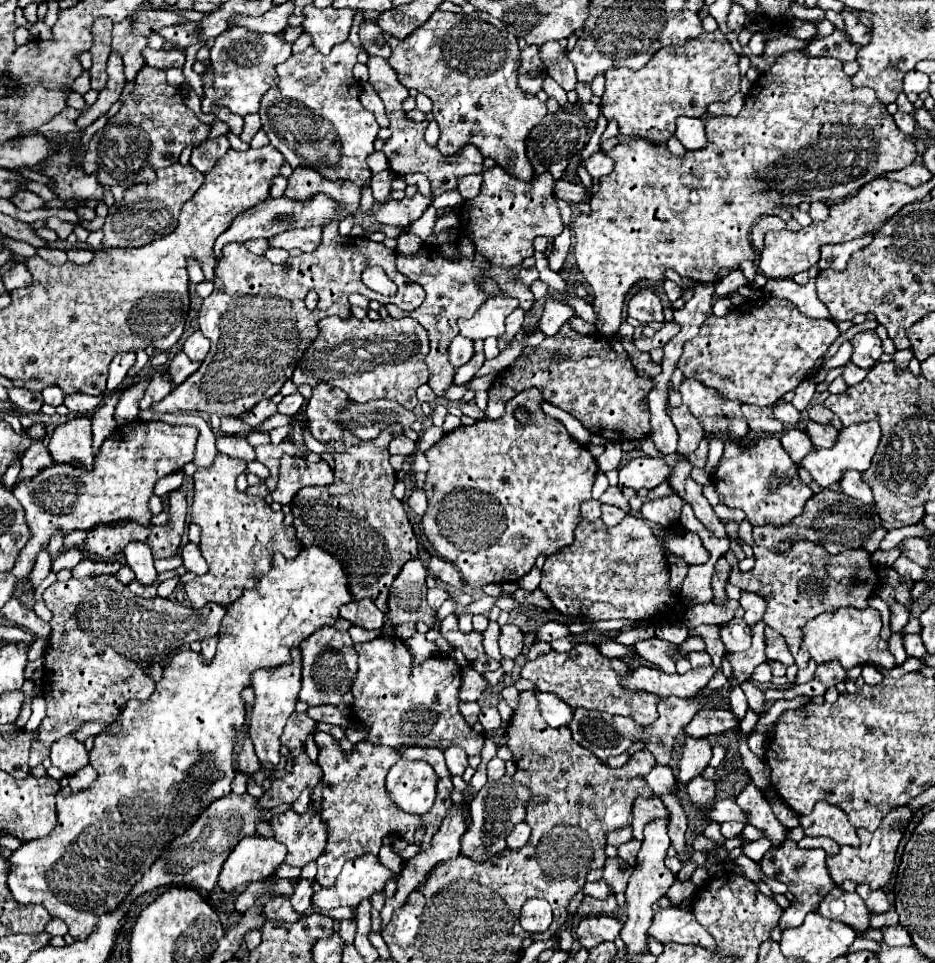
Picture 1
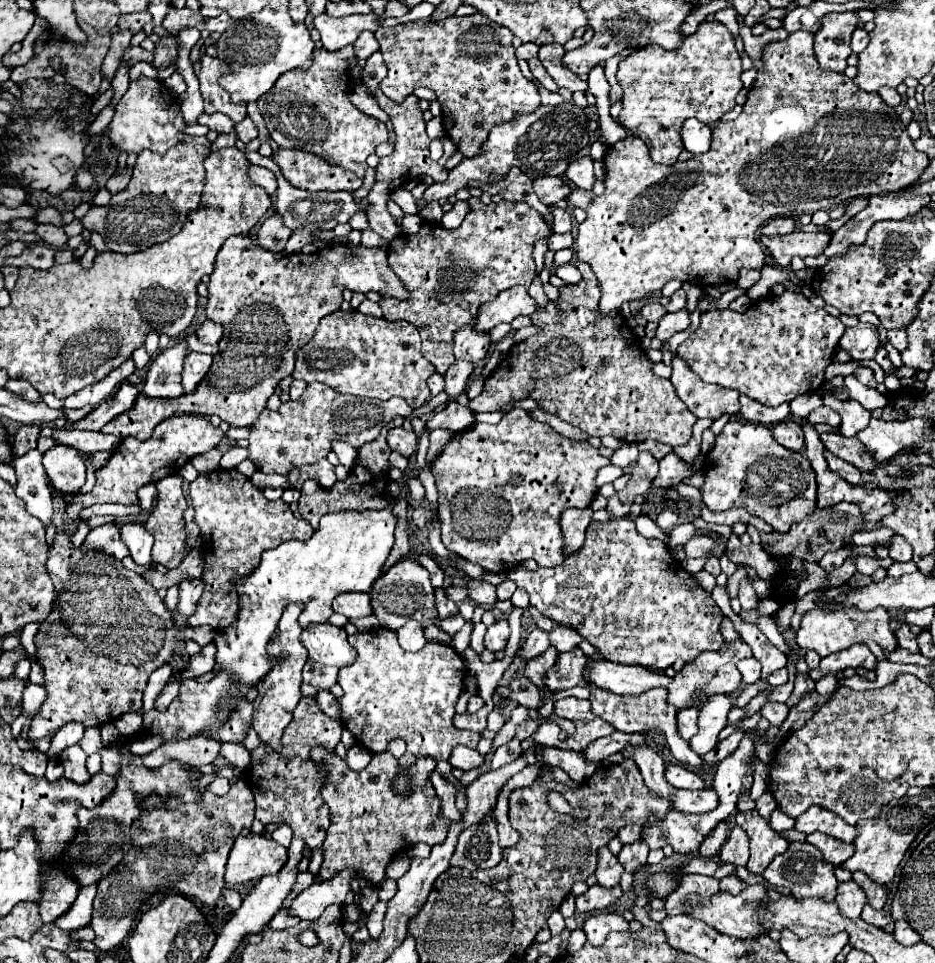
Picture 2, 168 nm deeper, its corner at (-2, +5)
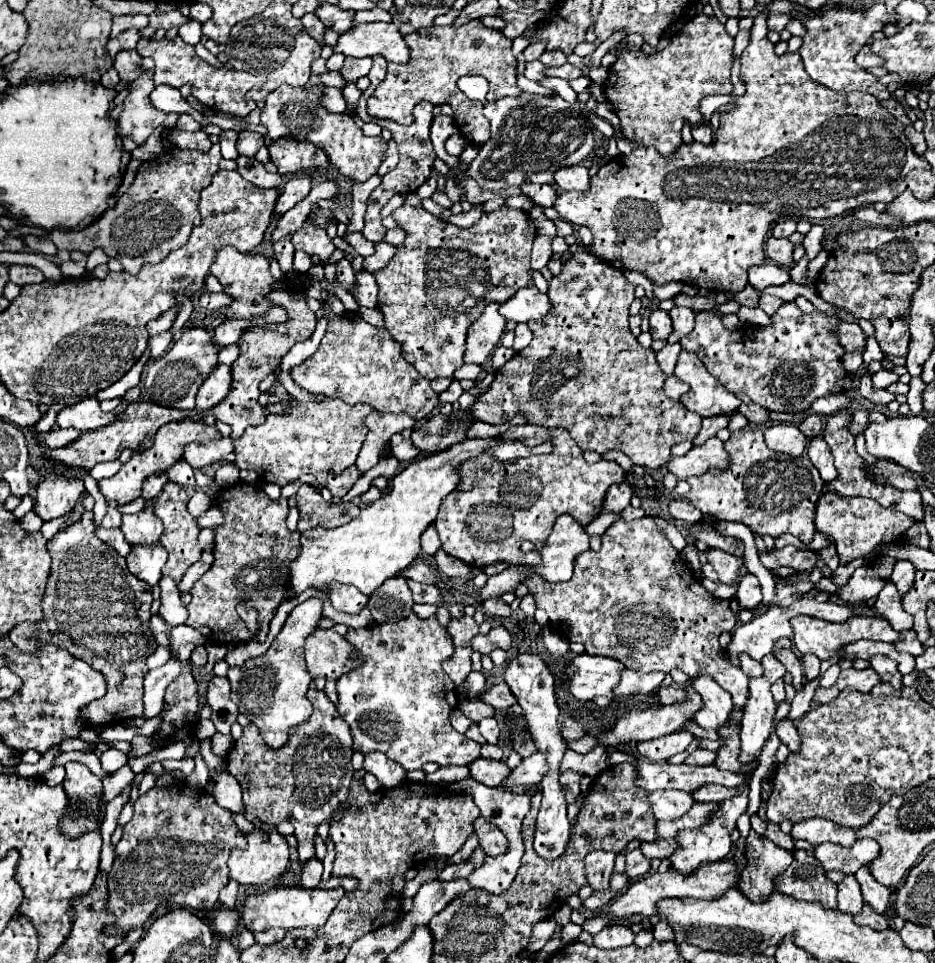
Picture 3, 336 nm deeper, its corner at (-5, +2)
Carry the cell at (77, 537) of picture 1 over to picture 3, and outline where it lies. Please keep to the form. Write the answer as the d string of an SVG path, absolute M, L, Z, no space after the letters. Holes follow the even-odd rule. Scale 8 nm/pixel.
M110 502L108 504L108 510L106 510L106 516L104 516L104 520L102 520L101 526L104 528L120 528L120 512L116 510L116 506L118 506L118 502Z

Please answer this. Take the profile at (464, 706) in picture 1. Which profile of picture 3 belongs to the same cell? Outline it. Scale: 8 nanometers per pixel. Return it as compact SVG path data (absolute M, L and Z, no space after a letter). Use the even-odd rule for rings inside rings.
M464 700L464 702L458 704L458 710L460 710L466 718L470 718L472 722L480 722L482 718L490 718L490 716L494 716L494 712L496 712L492 706L484 704L484 702L480 702L480 700Z

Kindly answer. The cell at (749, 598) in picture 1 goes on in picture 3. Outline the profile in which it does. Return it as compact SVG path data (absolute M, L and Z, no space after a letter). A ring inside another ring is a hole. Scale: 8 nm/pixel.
M746 574L740 584L738 584L738 592L736 592L736 600L740 604L740 608L746 610L754 610L760 602L762 602L762 592L760 592L760 582L756 576Z

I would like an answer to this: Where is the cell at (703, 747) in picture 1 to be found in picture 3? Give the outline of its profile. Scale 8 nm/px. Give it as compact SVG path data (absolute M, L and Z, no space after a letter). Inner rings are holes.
M698 676L692 680L692 688L700 694L702 698L702 708L694 714L694 720L702 728L718 730L722 722L728 720L728 714L732 712L732 696L716 684L710 676Z

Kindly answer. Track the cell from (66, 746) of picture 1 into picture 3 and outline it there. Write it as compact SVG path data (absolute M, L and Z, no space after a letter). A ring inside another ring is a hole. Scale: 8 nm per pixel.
M68 762L64 768L66 778L62 786L68 796L68 810L60 820L60 832L74 840L86 832L98 832L104 822L104 808L100 798L102 780L80 762Z

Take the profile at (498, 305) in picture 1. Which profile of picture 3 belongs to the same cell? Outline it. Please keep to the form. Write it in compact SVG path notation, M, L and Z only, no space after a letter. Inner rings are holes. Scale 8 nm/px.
M524 286L508 302L500 306L500 314L506 320L528 322L528 320L544 318L550 308L552 304L548 294L540 292L536 286Z

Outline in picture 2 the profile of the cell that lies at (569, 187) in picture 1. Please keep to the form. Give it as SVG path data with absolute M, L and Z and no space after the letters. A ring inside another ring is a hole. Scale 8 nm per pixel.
M549 175L537 177L533 181L533 189L535 189L539 201L547 207L551 207L553 203L565 199L571 193L571 187L561 177L549 177Z

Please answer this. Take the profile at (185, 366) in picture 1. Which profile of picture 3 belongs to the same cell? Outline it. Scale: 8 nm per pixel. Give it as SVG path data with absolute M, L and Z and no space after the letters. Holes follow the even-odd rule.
M216 366L216 370L208 376L208 382L200 386L196 396L196 410L210 410L218 406L232 388L232 372L230 366Z

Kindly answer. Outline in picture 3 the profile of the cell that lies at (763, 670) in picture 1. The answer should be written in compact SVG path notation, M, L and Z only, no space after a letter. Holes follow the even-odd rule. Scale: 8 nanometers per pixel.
M740 654L740 670L742 670L748 678L758 678L758 676L764 672L762 664L756 662L756 660L752 660L748 654Z

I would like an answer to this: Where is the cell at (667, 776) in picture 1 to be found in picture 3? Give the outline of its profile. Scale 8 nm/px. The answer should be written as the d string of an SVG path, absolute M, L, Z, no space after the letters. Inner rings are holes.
M702 786L692 796L698 802L722 802L722 800L728 800L728 798L732 798L736 794L738 794L738 790L724 788L724 786Z

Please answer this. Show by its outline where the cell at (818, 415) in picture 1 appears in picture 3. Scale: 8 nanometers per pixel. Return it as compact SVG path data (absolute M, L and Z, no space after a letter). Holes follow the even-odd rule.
M806 414L804 422L800 424L800 430L802 430L802 434L804 434L808 440L812 440L812 438L816 438L816 436L822 434L824 422L822 422L822 418L820 418L818 414Z

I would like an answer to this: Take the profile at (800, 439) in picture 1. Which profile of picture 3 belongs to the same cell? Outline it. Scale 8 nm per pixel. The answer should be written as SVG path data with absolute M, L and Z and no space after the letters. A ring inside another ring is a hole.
M774 424L764 430L764 442L774 452L784 452L790 456L800 456L806 450L808 438L800 434L794 424Z

